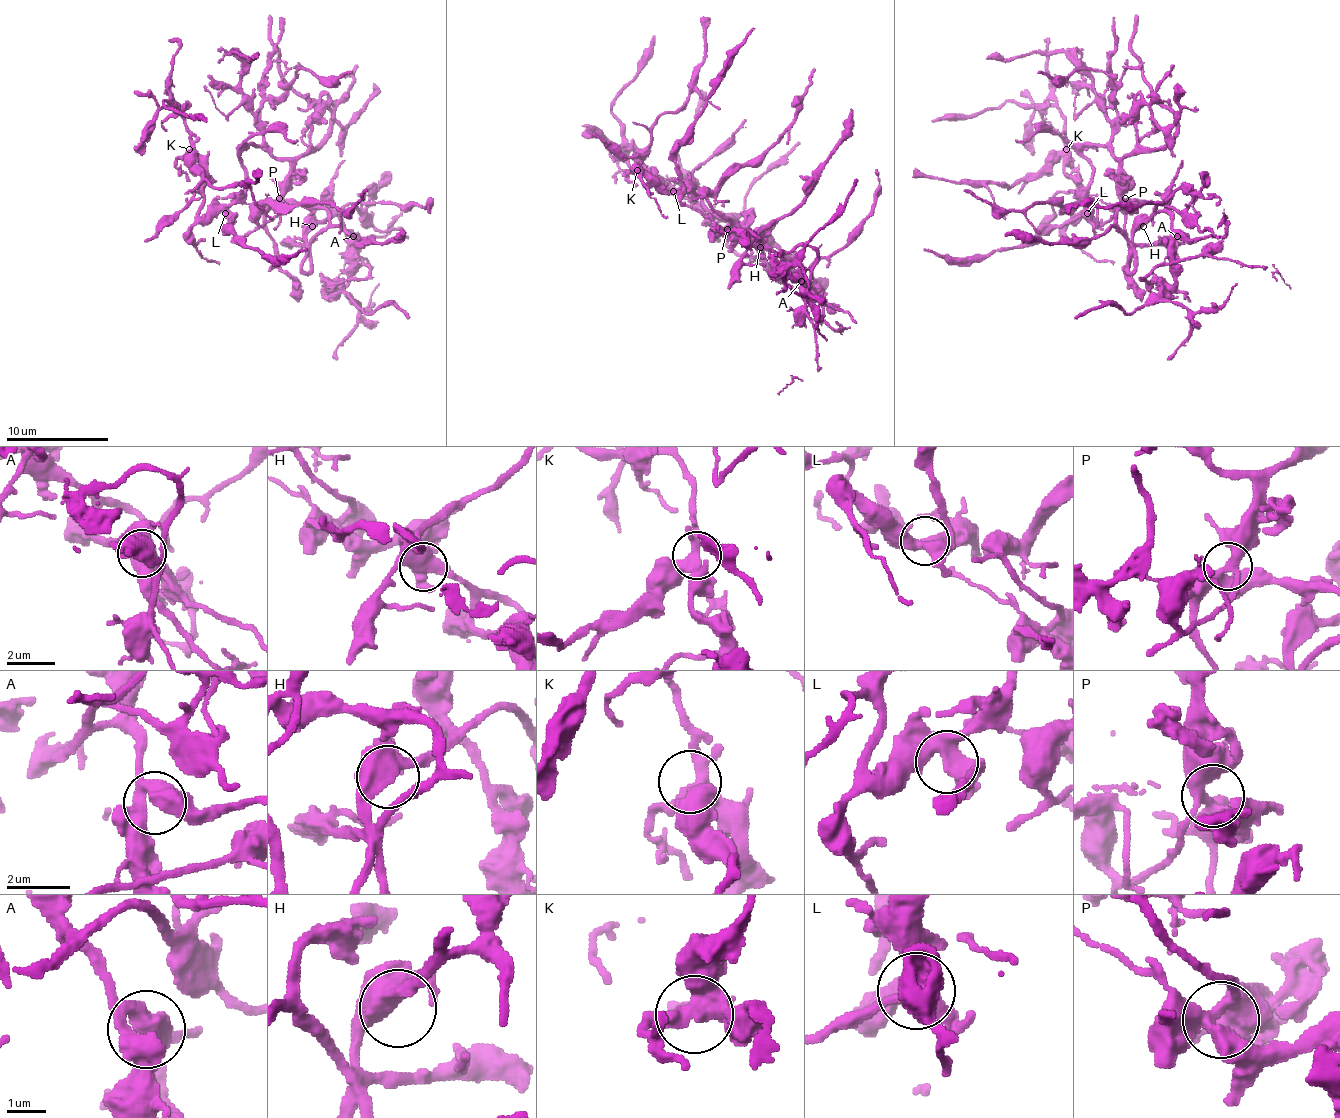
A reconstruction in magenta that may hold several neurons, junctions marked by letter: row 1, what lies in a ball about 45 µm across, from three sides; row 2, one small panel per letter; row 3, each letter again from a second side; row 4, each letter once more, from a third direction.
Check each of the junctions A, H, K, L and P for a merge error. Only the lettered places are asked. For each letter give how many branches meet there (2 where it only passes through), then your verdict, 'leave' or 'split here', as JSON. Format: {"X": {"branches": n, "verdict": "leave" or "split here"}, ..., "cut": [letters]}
{"A": {"branches": 3, "verdict": "leave"}, "H": {"branches": 4, "verdict": "leave"}, "K": {"branches": 5, "verdict": "leave"}, "L": {"branches": 4, "verdict": "leave"}, "P": {"branches": 4, "verdict": "leave"}, "cut": []}

